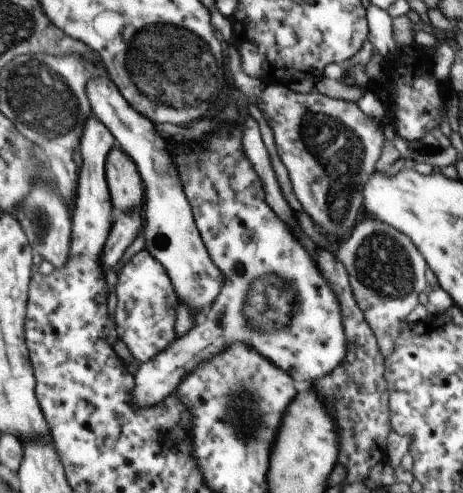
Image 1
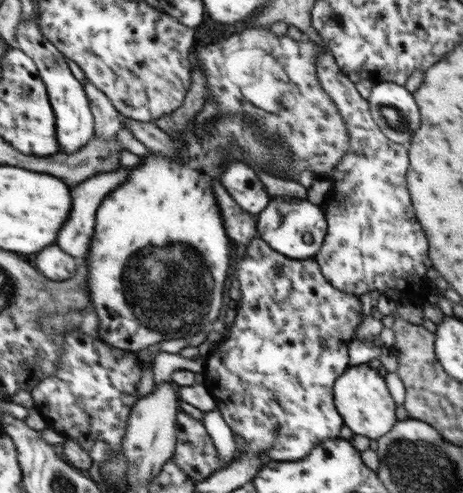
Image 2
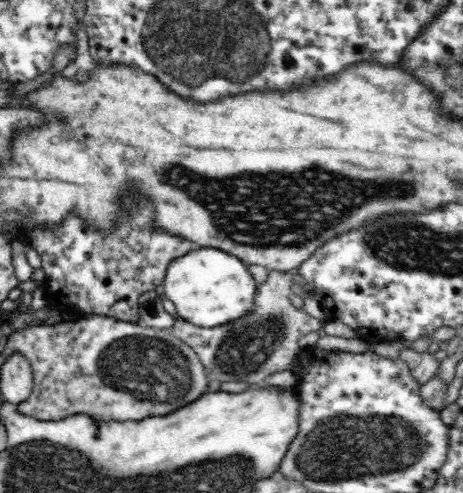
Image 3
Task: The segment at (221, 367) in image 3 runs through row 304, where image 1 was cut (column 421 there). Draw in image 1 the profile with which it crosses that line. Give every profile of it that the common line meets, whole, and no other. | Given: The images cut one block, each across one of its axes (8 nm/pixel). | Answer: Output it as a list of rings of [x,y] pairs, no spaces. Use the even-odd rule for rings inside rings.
[[[373,218],[357,222],[351,238],[337,246],[335,258],[345,272],[349,272],[353,300],[357,300],[357,308],[361,308],[369,328],[375,332],[381,356],[393,354],[397,338],[401,336],[399,324],[419,304],[417,298],[425,290],[425,258],[417,252],[417,246],[409,236],[403,236],[395,228]]]

